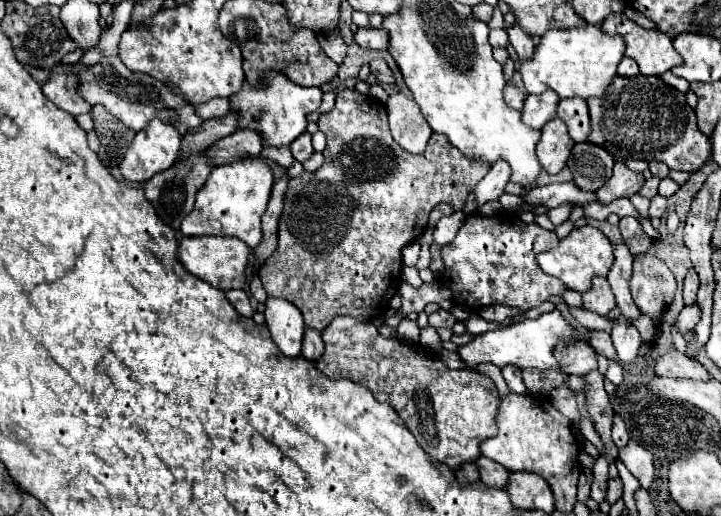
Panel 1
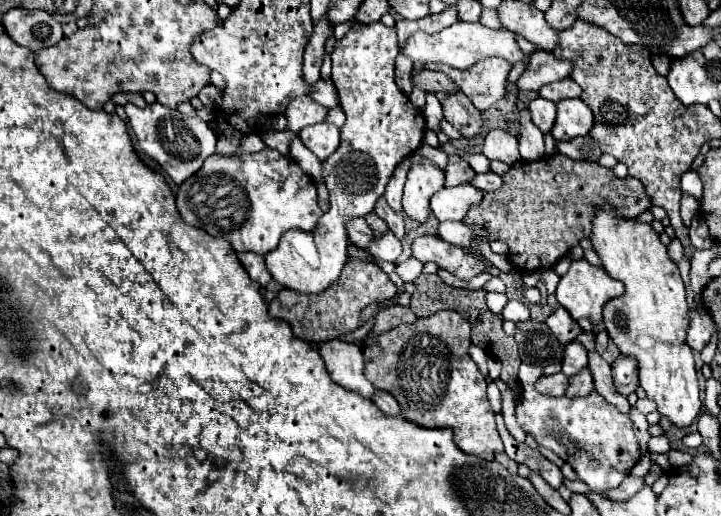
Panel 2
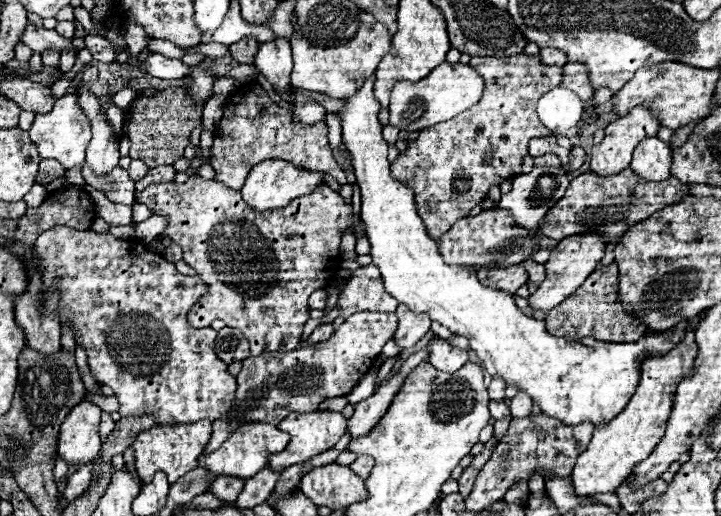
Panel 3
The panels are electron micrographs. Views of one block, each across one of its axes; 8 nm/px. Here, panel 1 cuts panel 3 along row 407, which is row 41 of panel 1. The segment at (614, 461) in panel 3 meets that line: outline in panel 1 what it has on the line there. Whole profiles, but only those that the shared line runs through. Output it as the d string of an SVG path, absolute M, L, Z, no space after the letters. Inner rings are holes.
M610 14L602 22L602 30L610 36L624 36L626 56L638 62L640 74L660 76L682 64L682 56L674 50L670 36L658 30L646 30L628 20L624 14Z

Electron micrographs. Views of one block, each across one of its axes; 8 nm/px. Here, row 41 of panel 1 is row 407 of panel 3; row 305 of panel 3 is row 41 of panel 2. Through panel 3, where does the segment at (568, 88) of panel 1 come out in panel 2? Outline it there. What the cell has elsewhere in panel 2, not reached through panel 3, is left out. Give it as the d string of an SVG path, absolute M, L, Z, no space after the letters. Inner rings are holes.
M458 22L458 24L452 24L450 28L444 28L438 34L414 32L400 48L400 54L412 58L412 62L424 62L424 64L426 62L442 62L442 64L448 64L448 66L458 68L458 70L466 70L486 56L502 56L502 58L510 60L512 64L518 60L524 60L522 50L518 48L512 32L492 30L480 22L474 22L474 24L472 22Z

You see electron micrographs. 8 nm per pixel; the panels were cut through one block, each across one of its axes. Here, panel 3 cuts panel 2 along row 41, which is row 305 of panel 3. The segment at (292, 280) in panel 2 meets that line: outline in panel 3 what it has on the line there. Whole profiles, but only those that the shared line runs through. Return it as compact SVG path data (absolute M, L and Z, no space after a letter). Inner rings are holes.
M370 264L370 266L362 266L360 270L356 270L350 280L346 282L342 294L340 294L340 300L338 300L338 306L332 308L328 312L328 316L320 318L320 320L314 320L310 318L306 324L304 324L304 330L302 330L302 342L312 334L312 330L318 326L318 324L324 324L324 322L332 322L334 318L338 318L340 314L344 318L348 318L350 314L354 314L356 310L370 310L370 312L396 312L396 306L398 302L394 302L394 298L390 298L390 294L386 294L384 286L382 286L382 278L380 278L380 270Z

